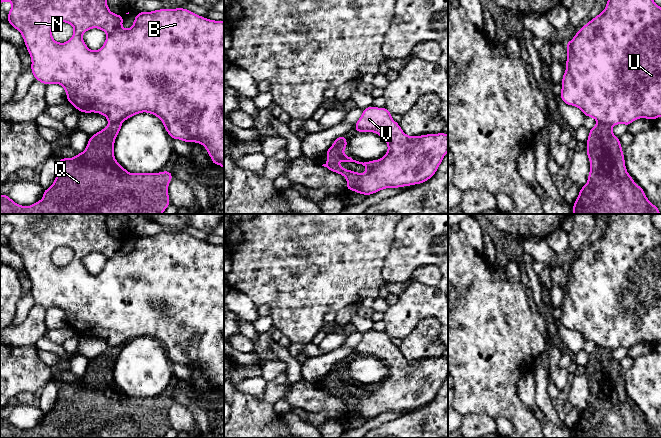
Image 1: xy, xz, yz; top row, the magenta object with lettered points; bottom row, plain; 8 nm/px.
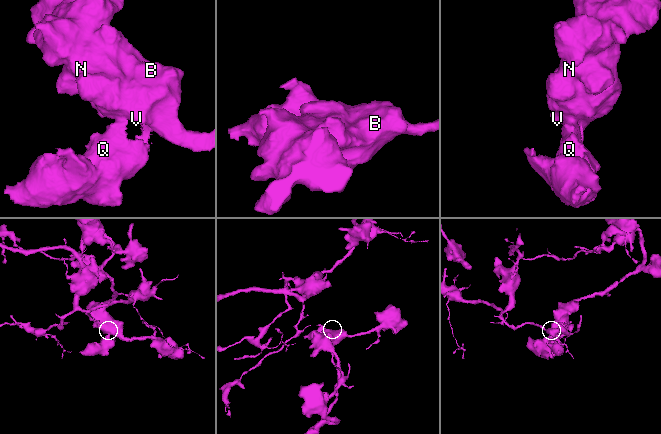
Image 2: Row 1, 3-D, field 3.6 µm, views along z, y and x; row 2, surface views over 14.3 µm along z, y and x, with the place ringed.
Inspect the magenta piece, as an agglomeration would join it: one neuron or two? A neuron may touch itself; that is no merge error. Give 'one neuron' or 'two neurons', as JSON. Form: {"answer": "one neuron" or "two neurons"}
{"answer": "two neurons"}

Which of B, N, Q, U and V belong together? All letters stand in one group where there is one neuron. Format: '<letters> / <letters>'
B N U V / Q

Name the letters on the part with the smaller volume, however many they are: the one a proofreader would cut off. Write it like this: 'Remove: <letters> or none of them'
Remove: Q

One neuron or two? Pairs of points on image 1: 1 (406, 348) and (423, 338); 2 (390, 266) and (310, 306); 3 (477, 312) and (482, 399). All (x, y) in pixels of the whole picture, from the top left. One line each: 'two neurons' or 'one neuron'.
1: one neuron
2: two neurons
3: one neuron

